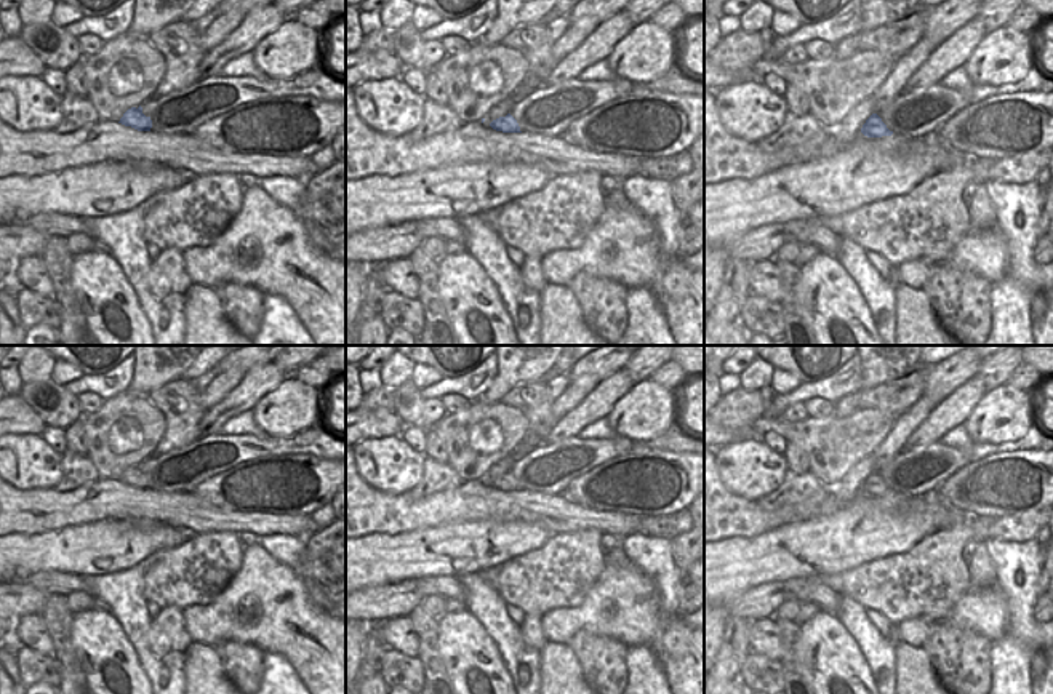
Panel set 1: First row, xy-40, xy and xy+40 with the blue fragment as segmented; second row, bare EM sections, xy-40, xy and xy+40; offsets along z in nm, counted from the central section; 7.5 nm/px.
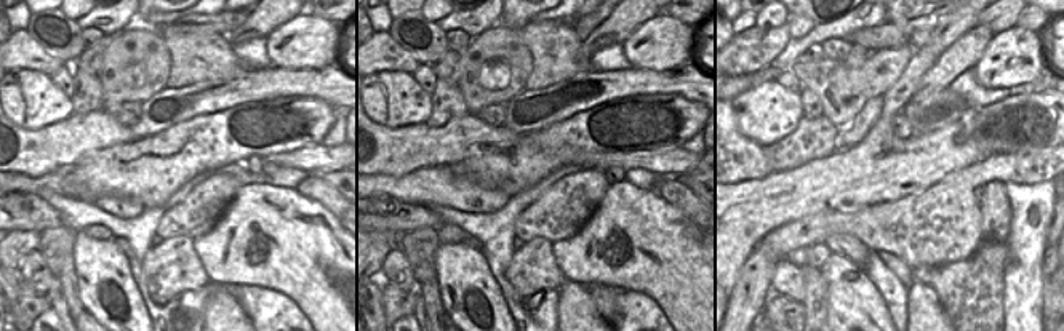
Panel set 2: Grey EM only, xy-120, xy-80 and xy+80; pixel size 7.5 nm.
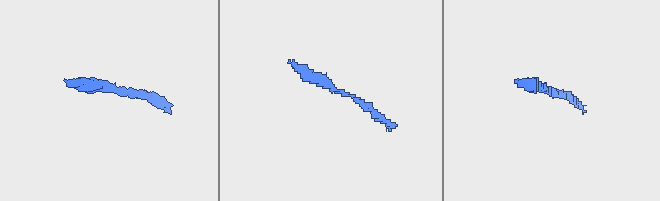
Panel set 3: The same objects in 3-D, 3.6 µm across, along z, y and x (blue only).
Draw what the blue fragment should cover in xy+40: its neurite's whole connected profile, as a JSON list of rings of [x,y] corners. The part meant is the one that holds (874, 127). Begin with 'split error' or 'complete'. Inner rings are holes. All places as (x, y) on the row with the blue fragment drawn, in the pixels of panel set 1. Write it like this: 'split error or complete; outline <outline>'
complete; outline [[[872,114],[861,128],[861,133],[867,138],[891,136],[893,131],[887,128],[877,114]]]

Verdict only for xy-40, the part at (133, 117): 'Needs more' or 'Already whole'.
Already whole

